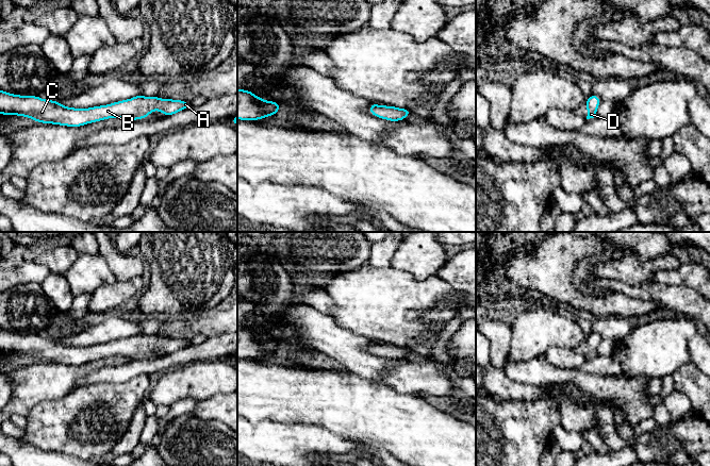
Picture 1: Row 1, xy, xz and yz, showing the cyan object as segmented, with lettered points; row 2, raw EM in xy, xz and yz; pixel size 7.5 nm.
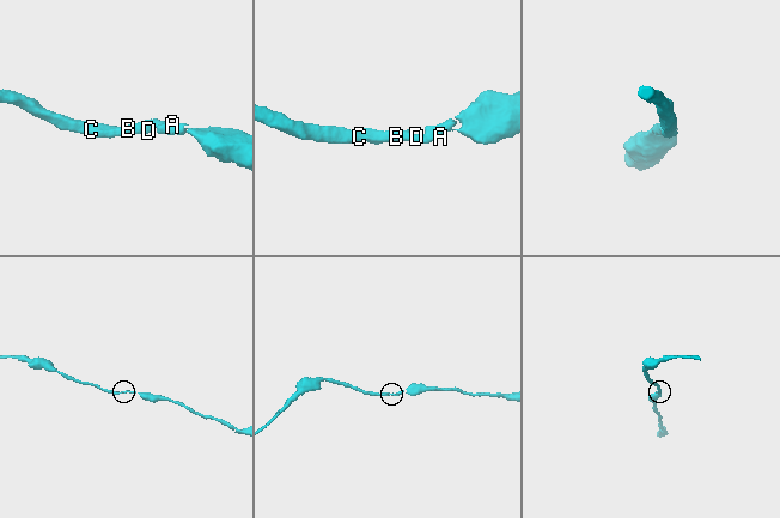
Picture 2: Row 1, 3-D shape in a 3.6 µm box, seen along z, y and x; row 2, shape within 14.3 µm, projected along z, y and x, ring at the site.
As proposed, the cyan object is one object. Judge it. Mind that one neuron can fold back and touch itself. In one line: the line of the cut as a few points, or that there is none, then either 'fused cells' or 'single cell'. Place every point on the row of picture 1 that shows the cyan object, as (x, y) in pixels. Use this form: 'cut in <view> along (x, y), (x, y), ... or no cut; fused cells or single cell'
no cut; single cell

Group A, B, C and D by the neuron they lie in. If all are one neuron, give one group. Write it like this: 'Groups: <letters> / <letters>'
Groups: A B C D

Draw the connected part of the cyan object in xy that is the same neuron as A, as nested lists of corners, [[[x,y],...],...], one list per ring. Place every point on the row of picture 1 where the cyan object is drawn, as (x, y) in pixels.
[[[0,89],[0,113],[2,115],[24,116],[36,122],[73,128],[116,117],[138,120],[158,110],[165,116],[170,116],[189,106],[188,101],[137,95],[108,105],[76,109],[66,107],[61,102],[45,100],[38,96],[13,95]]]

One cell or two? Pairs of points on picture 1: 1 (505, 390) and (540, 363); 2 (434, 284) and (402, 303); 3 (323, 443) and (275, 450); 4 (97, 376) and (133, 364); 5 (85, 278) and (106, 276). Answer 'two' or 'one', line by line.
1: two
2: one
3: one
4: one
5: one

